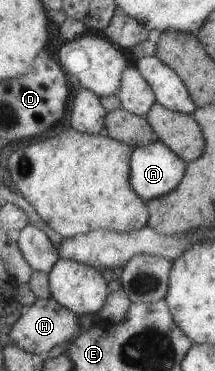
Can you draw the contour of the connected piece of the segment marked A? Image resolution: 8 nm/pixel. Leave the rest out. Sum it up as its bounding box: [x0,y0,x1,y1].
[130,140,187,201]

